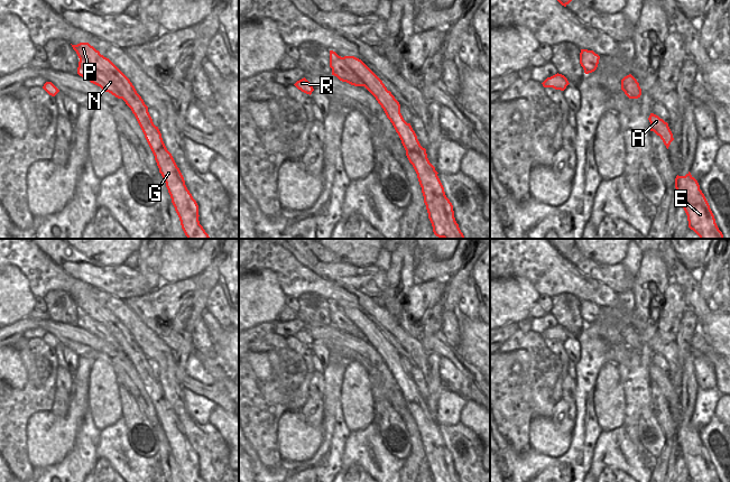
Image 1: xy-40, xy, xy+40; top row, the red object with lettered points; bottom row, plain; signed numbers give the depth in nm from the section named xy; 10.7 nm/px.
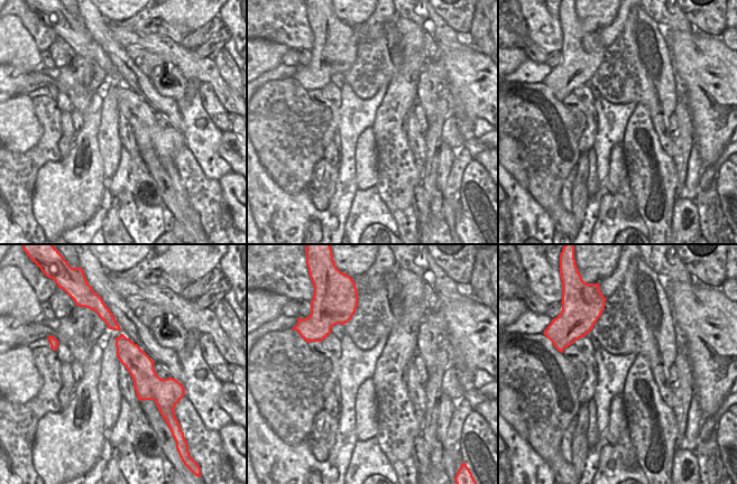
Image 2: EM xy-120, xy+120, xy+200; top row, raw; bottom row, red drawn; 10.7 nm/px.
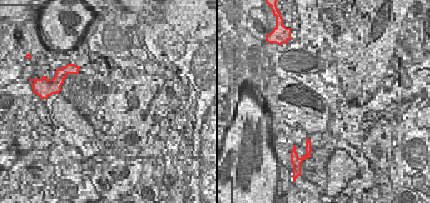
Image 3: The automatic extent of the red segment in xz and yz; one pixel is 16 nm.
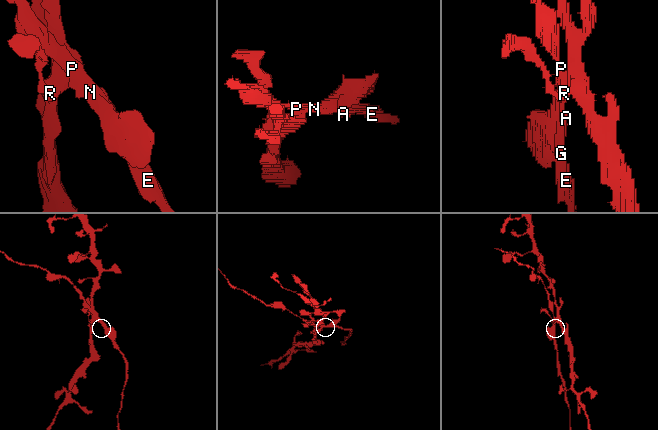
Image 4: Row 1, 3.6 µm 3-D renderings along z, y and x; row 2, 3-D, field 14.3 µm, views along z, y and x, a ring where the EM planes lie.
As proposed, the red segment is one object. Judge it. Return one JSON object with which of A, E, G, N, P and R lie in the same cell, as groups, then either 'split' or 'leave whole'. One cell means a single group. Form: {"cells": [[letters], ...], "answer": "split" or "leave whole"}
{"cells": [["A", "E", "G", "N", "P"], ["R"]], "answer": "split"}

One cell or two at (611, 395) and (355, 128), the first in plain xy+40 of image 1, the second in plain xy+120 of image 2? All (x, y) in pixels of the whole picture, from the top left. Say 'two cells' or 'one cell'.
two cells

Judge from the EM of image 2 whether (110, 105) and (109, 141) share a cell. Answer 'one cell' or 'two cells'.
one cell

